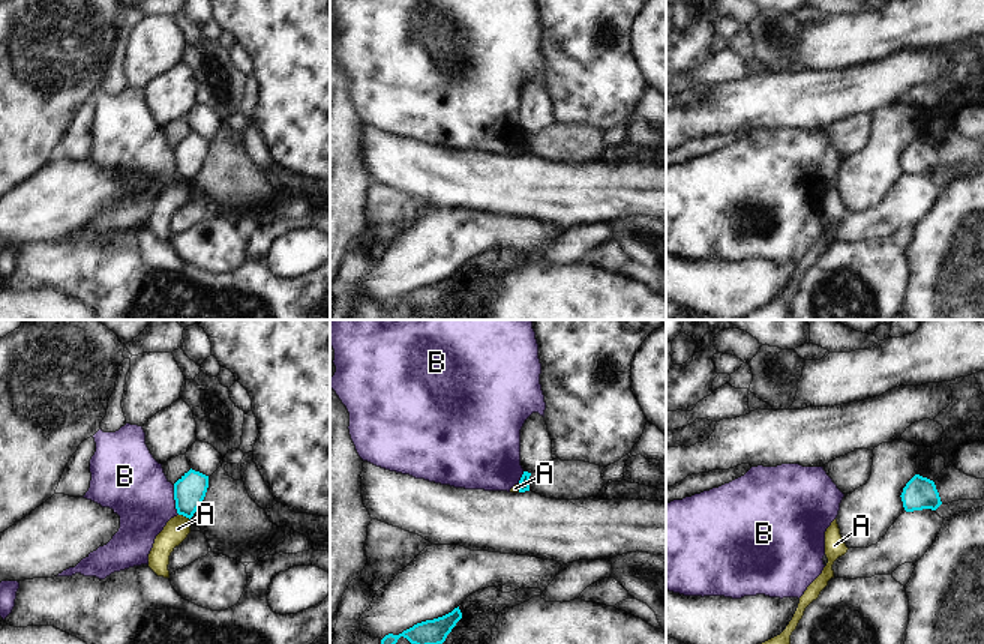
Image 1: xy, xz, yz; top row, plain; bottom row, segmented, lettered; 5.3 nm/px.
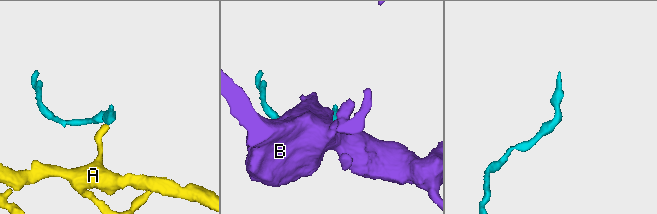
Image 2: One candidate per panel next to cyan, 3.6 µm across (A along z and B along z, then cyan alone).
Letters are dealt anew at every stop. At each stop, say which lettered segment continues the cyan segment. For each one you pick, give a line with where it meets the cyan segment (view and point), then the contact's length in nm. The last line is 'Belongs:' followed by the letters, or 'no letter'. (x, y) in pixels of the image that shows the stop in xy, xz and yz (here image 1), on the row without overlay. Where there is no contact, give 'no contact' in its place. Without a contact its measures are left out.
Belongs: no letter

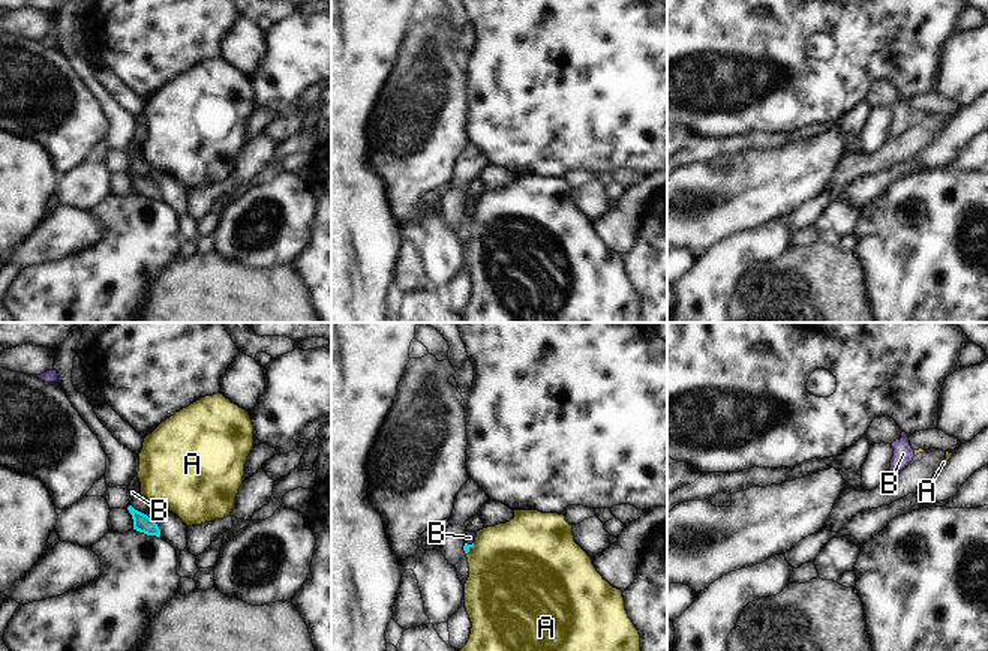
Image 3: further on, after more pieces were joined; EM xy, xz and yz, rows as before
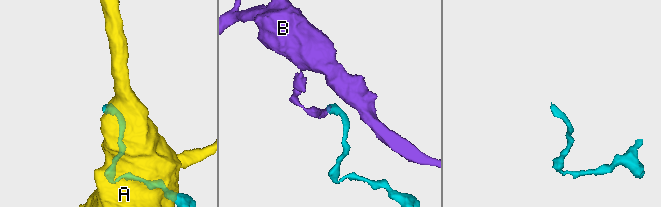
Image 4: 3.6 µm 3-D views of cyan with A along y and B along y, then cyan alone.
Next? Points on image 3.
B: xz (470, 210) | 50 nm
Belongs: B

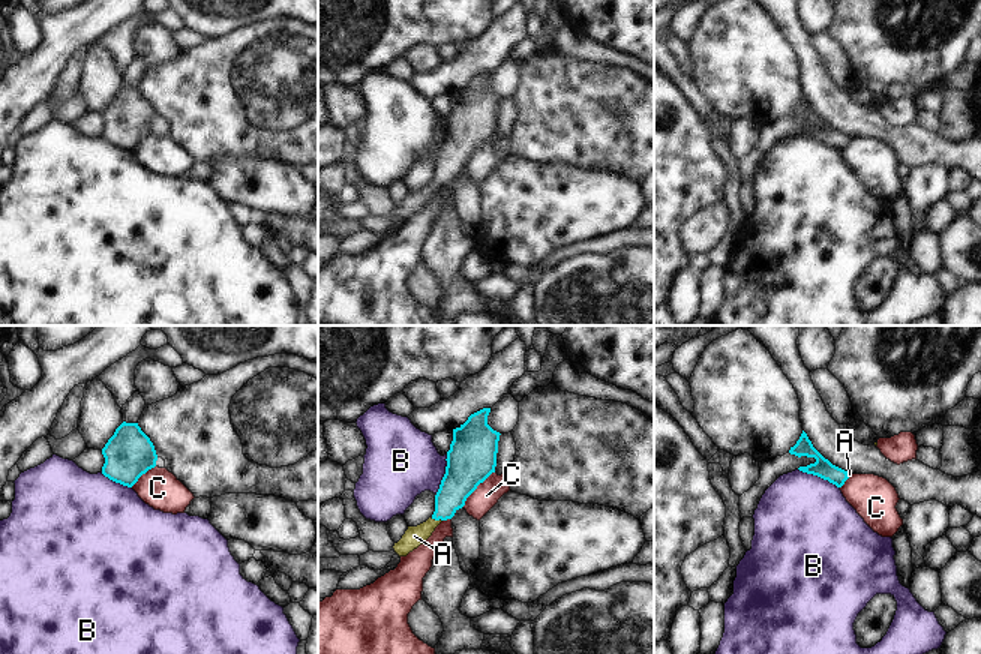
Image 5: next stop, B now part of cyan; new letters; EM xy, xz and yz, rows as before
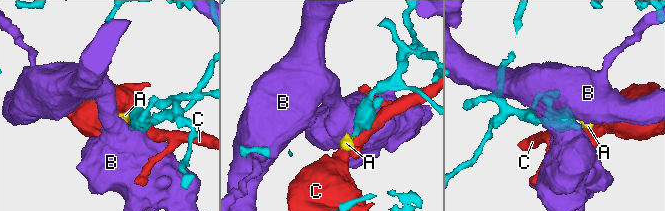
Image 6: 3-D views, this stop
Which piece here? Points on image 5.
A: xz (437, 183) | 70 nm
Belongs: A

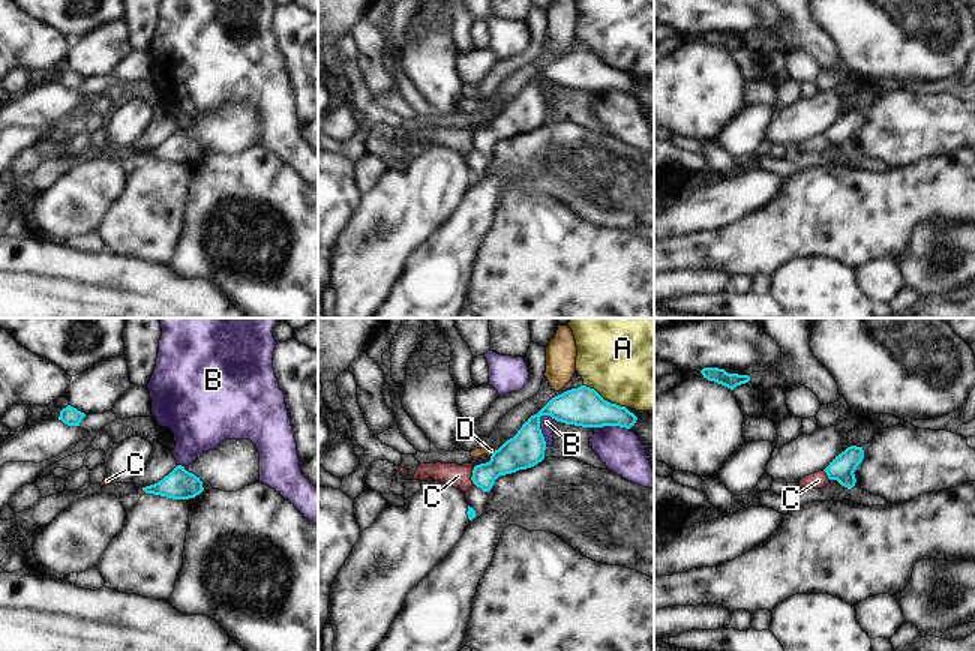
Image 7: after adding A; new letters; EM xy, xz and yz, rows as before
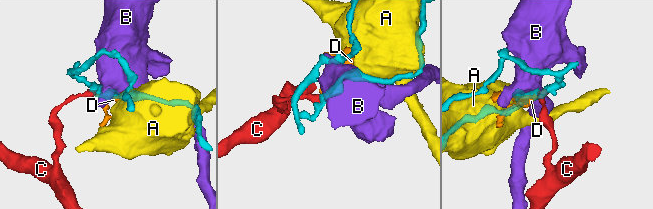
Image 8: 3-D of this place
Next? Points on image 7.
Belongs: no letter

